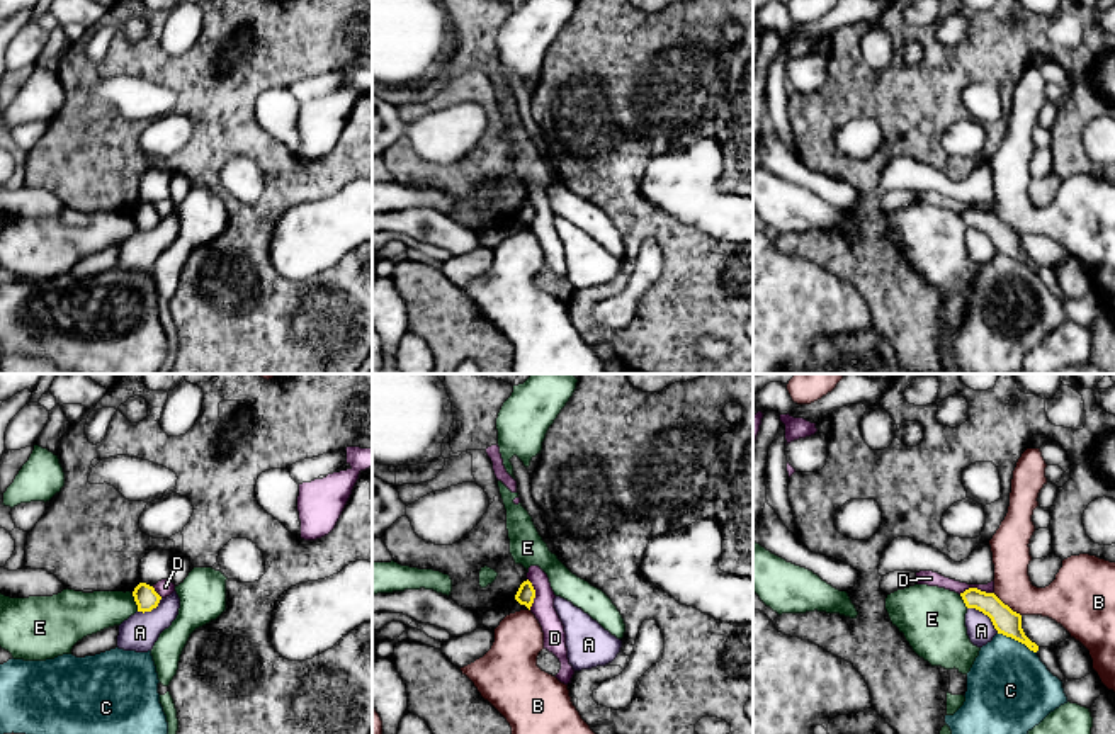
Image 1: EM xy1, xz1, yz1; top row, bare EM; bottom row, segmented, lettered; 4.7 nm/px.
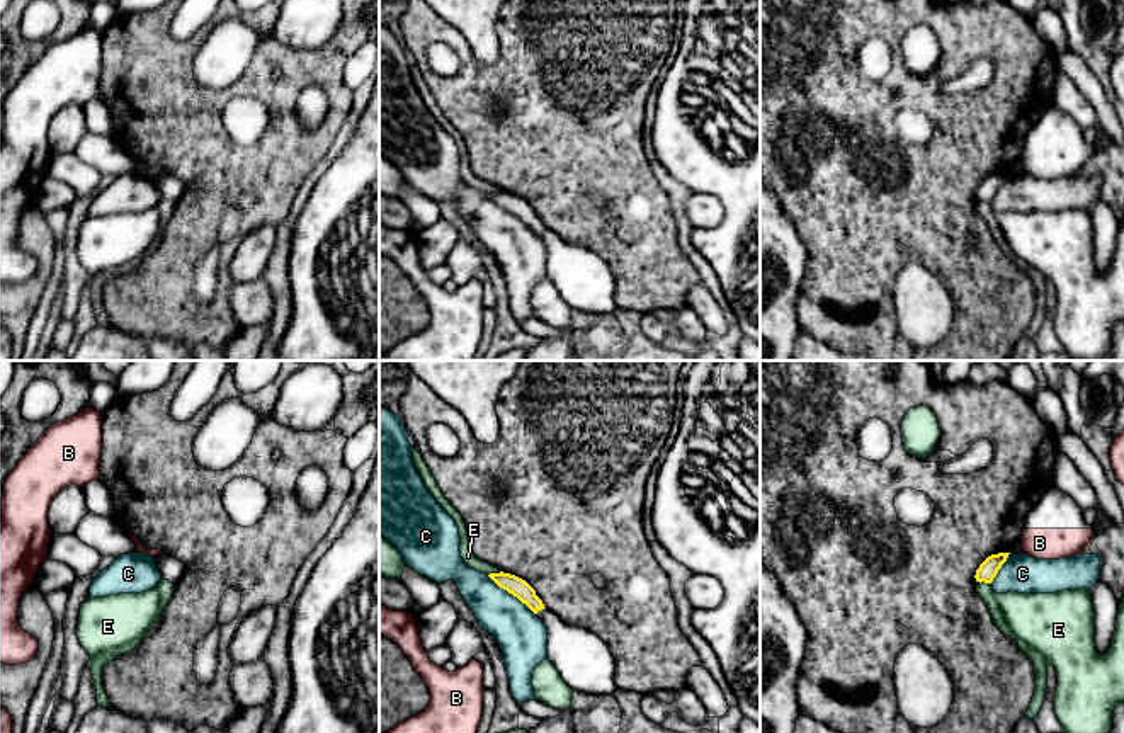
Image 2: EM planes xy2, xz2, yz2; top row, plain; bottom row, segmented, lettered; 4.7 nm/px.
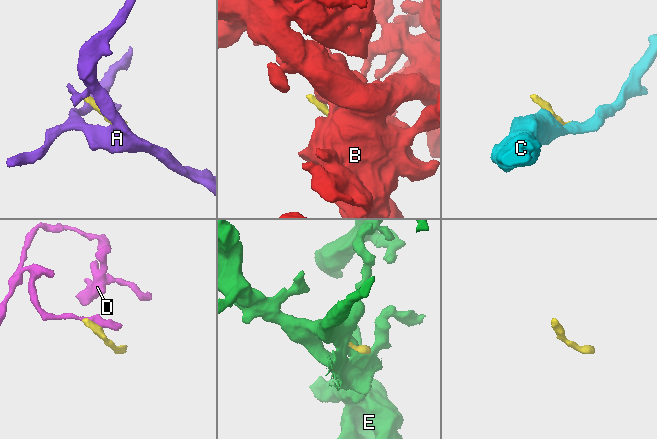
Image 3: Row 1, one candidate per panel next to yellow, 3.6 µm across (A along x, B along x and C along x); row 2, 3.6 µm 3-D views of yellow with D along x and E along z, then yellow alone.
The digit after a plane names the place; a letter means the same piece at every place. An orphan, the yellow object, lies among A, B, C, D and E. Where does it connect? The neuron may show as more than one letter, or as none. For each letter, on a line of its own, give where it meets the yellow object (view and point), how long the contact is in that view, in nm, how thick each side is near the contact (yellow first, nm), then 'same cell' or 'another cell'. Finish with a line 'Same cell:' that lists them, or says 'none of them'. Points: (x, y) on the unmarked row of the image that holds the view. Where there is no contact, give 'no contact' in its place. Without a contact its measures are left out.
A: meets yellow in yz1 at (986, 233); contact 200 nm long; 120 nm thick on the yellow side, 130 nm on the other; another cell
B: meets yellow in yz1 at (1007, 225); contact 170 nm long; 120 nm thick on the yellow side, 180 nm on the other; another cell
C: meets yellow in xz2 at (512, 213); contact 300 nm long; 90 nm thick on the yellow side, 240 nm on the other; another cell
D: meets yellow in yz1 at (976, 208); contact 170 nm long; 120 nm thick on the yellow side, 70 nm on the other; another cell
E: meets yellow in xy1 at (135, 220); contact 90 nm long; 110 nm thick on the yellow side, 200 nm on the other; another cell
Same cell: none of them

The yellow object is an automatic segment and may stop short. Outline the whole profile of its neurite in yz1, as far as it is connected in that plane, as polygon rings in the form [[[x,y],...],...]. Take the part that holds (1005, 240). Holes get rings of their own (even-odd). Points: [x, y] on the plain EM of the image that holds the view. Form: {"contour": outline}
{"contour": [[[969,207],[960,212],[960,216],[967,228],[976,228],[988,234],[998,253],[1025,263],[1033,272],[1039,270],[1039,265],[1032,262],[1022,248],[1022,234],[1005,224],[994,212]]]}

